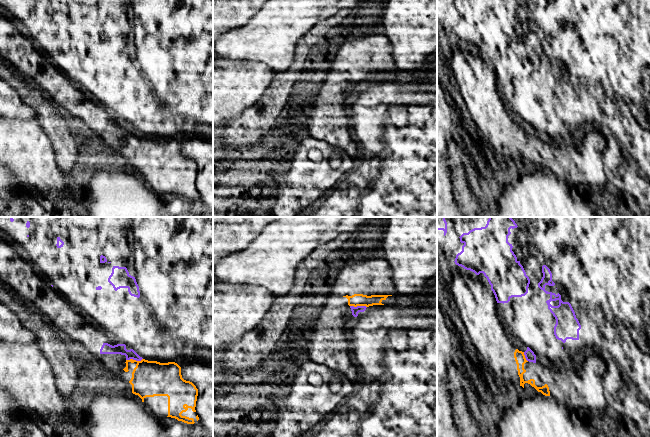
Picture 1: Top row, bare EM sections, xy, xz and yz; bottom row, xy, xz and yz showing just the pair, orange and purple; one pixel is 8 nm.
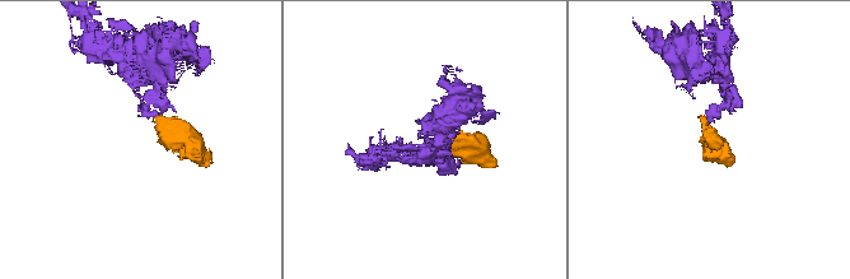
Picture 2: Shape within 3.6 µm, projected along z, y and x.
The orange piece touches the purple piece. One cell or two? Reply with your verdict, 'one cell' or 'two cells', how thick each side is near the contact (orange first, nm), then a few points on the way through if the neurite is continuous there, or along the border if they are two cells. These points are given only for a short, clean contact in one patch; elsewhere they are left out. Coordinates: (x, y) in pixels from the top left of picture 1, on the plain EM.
two cells; calibres 280 and 90 nm; border xy (142, 134), (140, 136), (126, 136)

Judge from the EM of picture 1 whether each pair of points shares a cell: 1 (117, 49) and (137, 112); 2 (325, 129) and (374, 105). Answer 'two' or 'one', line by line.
1: one
2: two

